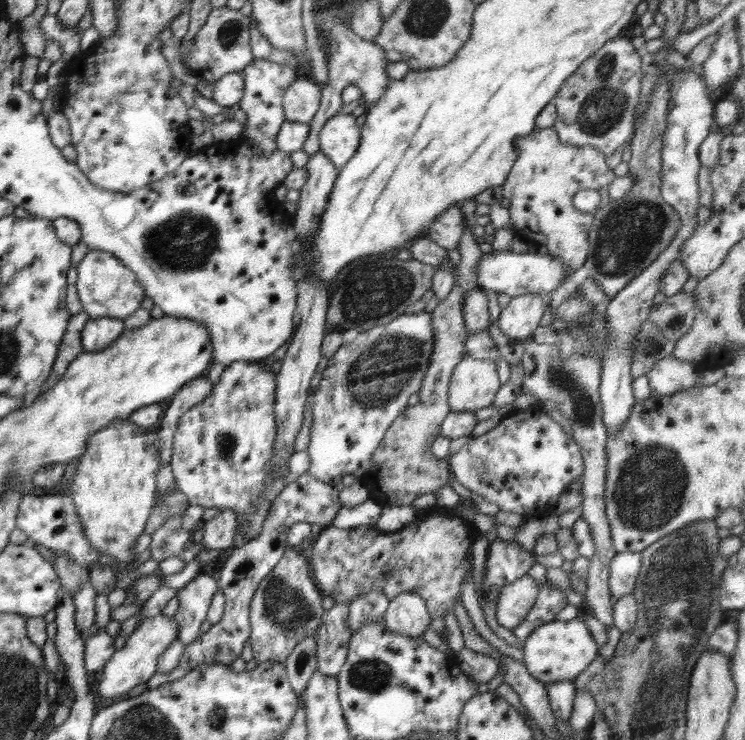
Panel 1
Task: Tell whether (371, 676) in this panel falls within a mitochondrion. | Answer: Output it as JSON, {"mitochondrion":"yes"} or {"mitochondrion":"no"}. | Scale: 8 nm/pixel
{"mitochondrion":"yes"}

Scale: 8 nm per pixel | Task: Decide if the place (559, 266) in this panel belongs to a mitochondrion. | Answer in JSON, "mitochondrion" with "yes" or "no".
{"mitochondrion":"no"}

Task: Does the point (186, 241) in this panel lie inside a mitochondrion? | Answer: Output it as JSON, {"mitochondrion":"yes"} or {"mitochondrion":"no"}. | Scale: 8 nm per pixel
{"mitochondrion":"yes"}

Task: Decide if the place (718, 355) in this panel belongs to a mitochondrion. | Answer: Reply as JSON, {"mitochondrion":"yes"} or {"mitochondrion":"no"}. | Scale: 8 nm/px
{"mitochondrion":"no"}

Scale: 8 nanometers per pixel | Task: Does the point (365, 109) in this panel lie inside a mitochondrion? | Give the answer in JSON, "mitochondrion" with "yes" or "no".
{"mitochondrion":"no"}

